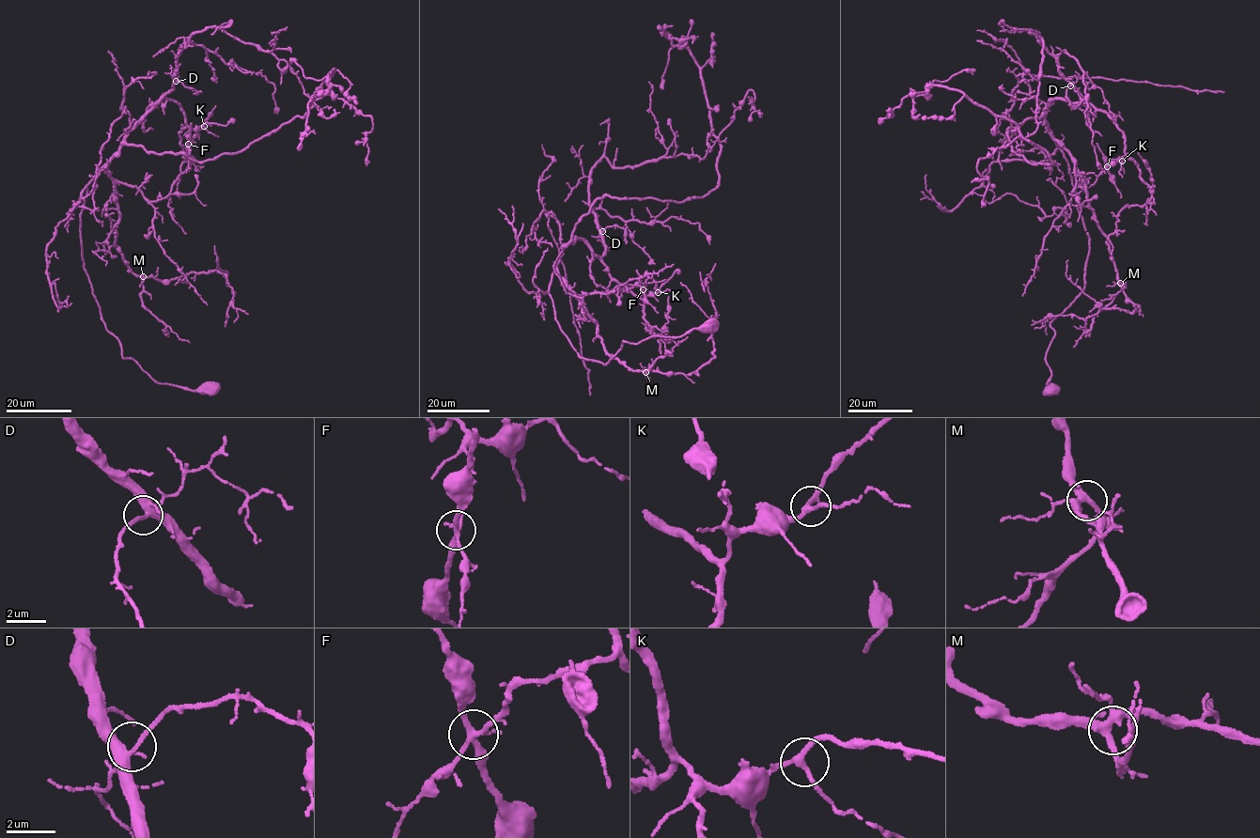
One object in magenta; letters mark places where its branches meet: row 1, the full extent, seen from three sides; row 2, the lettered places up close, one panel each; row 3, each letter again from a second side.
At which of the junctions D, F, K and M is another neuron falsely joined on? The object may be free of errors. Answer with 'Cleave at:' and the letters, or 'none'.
Cleave at: F

